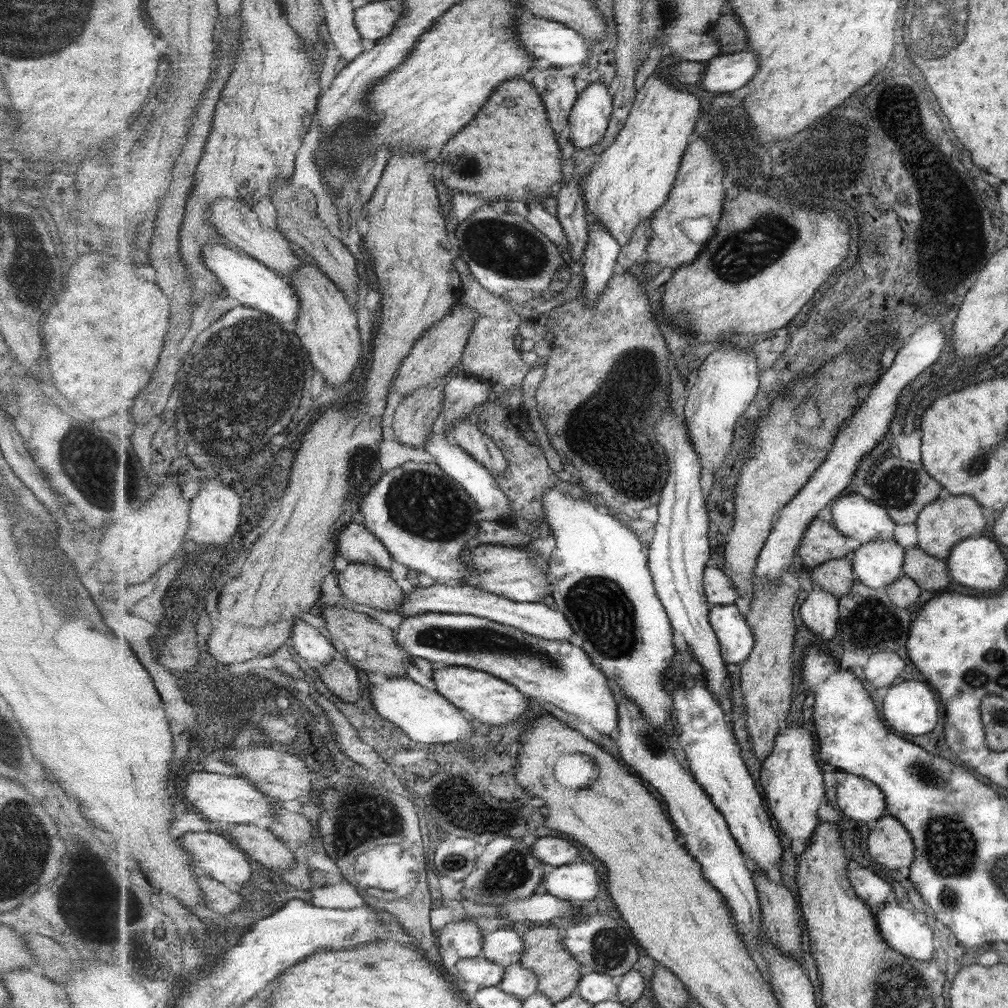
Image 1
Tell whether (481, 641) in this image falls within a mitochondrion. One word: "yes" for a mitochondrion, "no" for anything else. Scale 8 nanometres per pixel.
yes

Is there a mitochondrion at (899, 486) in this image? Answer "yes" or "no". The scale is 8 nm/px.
yes

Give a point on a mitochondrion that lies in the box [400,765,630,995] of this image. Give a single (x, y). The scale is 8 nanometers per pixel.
(511, 870)

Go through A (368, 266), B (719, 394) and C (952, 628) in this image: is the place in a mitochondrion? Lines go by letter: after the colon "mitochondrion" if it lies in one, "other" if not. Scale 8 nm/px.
A: other
B: other
C: other

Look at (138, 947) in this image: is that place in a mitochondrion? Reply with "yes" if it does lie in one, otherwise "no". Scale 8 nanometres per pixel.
no

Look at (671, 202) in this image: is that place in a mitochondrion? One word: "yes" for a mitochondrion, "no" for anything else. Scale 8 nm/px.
no

